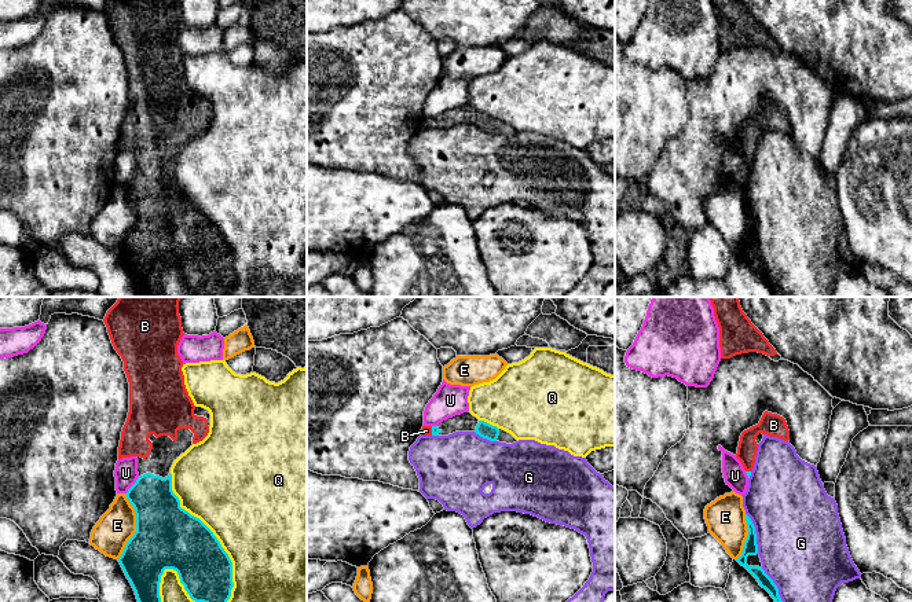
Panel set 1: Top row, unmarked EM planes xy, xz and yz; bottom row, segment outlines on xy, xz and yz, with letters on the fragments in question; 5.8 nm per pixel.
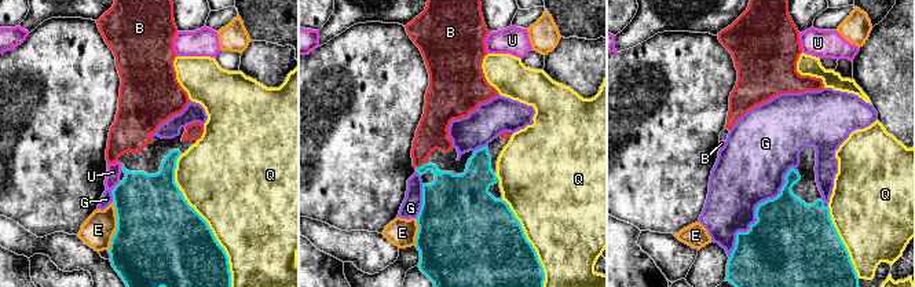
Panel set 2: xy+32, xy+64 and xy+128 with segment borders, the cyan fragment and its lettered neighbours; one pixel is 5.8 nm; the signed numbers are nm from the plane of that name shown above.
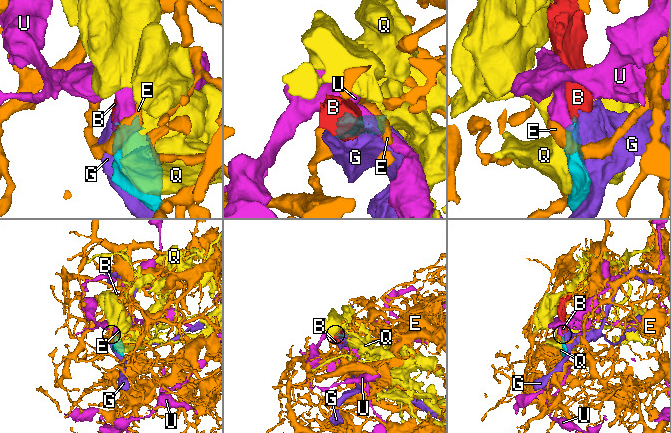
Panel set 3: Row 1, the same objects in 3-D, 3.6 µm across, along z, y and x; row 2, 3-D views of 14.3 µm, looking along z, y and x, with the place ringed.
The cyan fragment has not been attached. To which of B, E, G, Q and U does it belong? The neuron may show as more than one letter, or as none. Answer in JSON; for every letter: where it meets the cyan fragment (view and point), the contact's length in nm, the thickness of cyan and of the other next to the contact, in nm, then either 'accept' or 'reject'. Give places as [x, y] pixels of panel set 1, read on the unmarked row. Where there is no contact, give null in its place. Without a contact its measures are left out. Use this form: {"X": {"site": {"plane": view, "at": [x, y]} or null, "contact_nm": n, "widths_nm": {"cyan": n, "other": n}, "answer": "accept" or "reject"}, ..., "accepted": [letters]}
{"B": {"site": {"plane": "xz", "at": [432, 123]}, "contact_nm": 60, "widths_nm": {"cyan": 50, "other": 60}, "answer": "accept"}, "E": {"site": {"plane": "xy", "at": [136, 219]}, "contact_nm": 380, "widths_nm": {"cyan": 380, "other": 220}, "answer": "reject"}, "G": {"site": {"plane": "yz", "at": [755, 226]}, "contact_nm": 260, "widths_nm": {"cyan": 80, "other": 500}, "answer": "reject"}, "Q": {"site": {"plane": "xy", "at": [215, 228]}, "contact_nm": 850, "widths_nm": {"cyan": 360, "other": 500}, "answer": "reject"}, "U": {"site": {"plane": "xy", "at": [132, 177]}, "contact_nm": 130, "widths_nm": {"cyan": 280, "other": 140}, "answer": "reject"}, "accepted": ["B"]}

